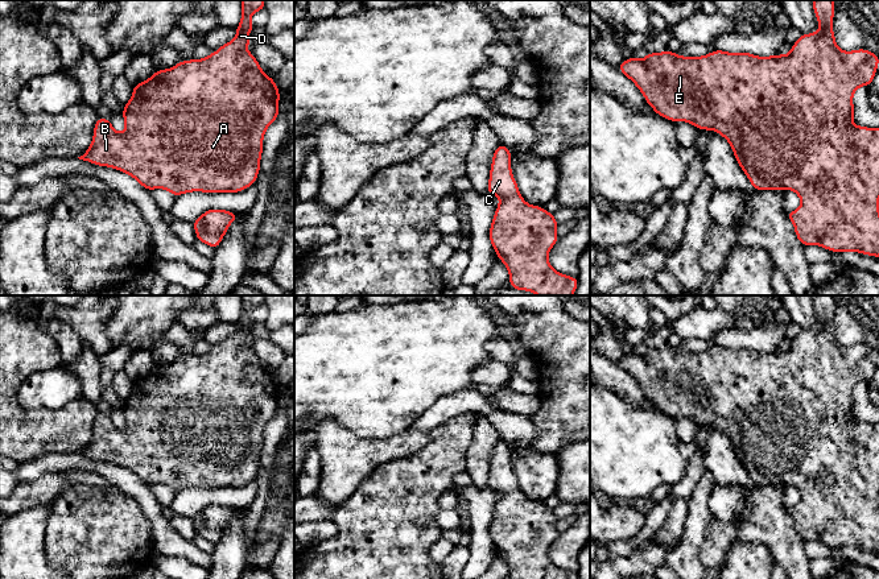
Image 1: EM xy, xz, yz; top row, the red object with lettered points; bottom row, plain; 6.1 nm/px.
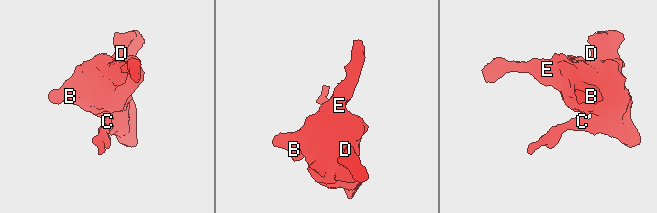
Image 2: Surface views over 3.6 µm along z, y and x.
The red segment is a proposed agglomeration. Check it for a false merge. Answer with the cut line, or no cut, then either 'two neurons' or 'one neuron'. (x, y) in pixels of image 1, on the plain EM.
cut none; one neuron

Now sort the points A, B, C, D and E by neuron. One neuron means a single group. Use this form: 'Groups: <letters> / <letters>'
Groups: A B C D E

